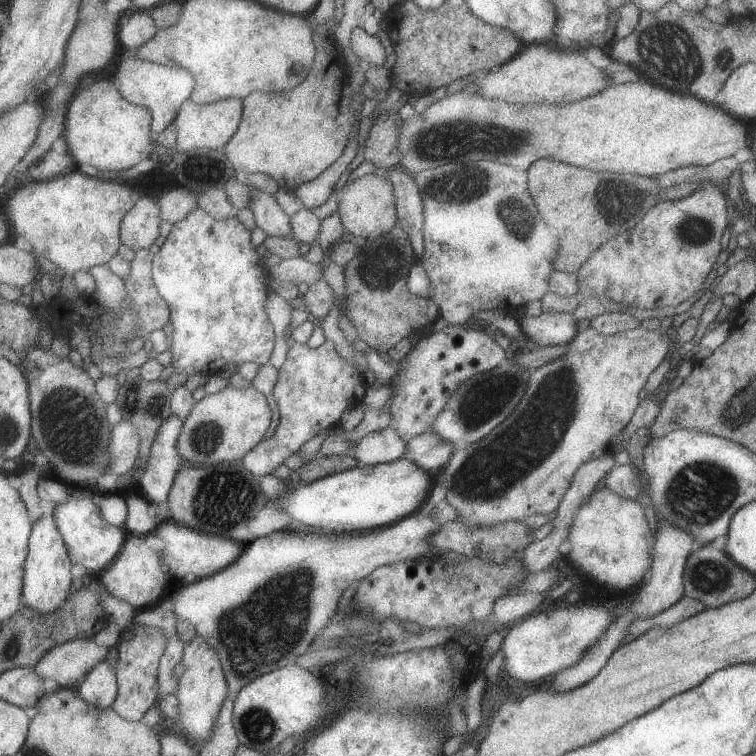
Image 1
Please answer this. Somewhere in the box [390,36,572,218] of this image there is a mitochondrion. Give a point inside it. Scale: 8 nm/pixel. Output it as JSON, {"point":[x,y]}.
{"point":[453,142]}

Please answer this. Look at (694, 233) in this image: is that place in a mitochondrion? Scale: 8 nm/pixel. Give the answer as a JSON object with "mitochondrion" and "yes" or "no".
{"mitochondrion":"yes"}

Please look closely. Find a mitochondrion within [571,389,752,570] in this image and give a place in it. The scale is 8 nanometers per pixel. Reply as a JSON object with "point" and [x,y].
{"point":[699,493]}

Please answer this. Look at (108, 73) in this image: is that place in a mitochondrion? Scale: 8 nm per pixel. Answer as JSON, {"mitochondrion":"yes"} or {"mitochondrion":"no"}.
{"mitochondrion":"no"}

